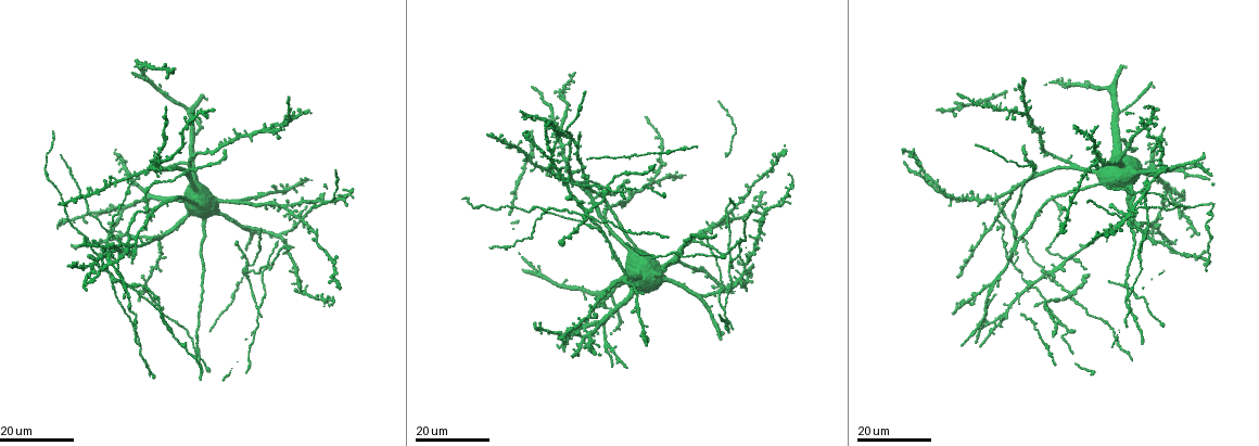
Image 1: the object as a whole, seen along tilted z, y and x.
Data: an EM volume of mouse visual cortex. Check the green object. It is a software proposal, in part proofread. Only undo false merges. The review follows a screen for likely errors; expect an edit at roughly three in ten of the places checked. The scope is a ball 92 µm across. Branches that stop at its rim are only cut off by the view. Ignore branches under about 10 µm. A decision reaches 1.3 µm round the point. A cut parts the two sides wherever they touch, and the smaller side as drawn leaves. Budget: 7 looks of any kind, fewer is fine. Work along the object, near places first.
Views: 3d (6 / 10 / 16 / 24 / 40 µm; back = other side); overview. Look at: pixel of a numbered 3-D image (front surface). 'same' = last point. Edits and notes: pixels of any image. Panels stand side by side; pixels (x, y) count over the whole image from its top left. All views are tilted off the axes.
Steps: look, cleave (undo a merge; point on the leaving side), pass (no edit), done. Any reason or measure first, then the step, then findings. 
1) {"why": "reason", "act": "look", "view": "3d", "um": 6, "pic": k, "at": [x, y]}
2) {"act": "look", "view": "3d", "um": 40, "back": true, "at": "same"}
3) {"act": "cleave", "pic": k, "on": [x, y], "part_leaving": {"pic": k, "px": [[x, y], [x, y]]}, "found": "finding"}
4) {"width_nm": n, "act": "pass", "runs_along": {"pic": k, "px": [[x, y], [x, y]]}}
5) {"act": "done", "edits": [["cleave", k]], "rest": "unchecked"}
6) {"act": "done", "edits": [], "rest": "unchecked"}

{"why": "three-way junction", "act": "look", "view": "3d", "um": 16, "pic": 1, "at": [1076, 188]}

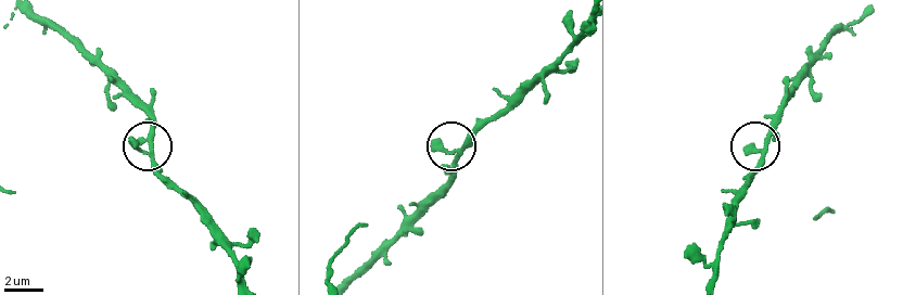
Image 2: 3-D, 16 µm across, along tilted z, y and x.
{"why": "closer look", "act": "look", "view": "3d", "um": 10, "pic": 2, "at": [449, 153]}

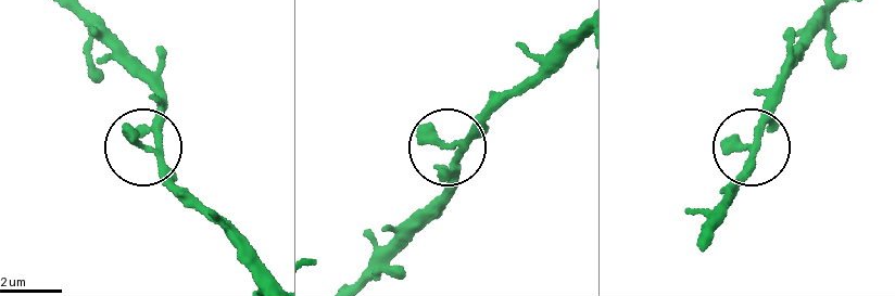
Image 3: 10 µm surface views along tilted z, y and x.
{"arms": 3, "act": "pass", "found": "one cell here"}

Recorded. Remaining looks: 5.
{"why": "small branch off a trunk", "act": "look", "view": "3d", "um": 16, "pic": 1, "at": [1140, 261]}

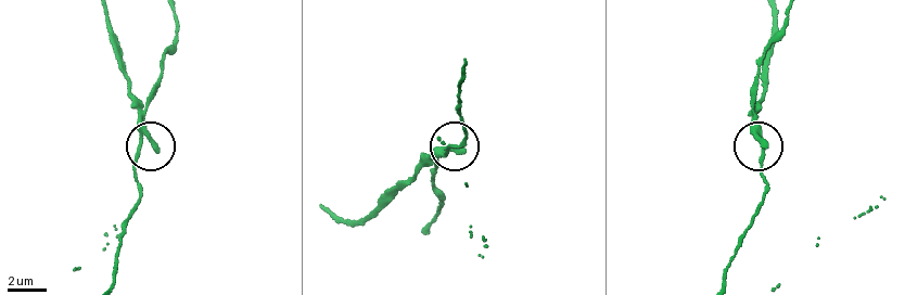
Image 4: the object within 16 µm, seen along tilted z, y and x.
{"act": "look", "view": "3d", "um": 10, "pic": 4, "at": [143, 137]}

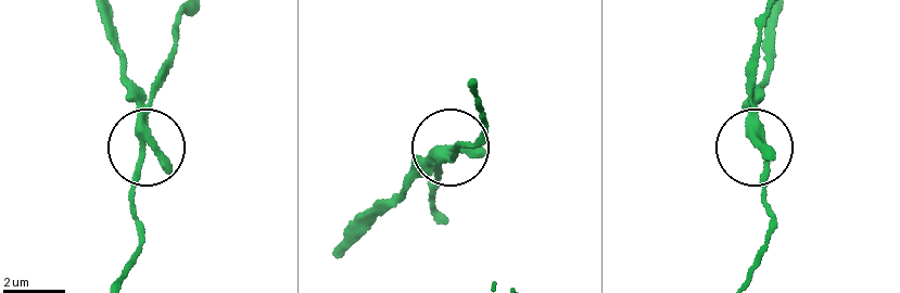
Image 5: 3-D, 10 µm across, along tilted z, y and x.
{"act": "cleave", "pic": 5, "on": [164, 168], "part_leaving": {"pic": 5, "px": [[139, 122], [138, 88], [113, 37], [113, 14]]}, "found": "a second cell is stuck on"}

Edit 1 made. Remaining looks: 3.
{"act": "look", "view": "overview"}

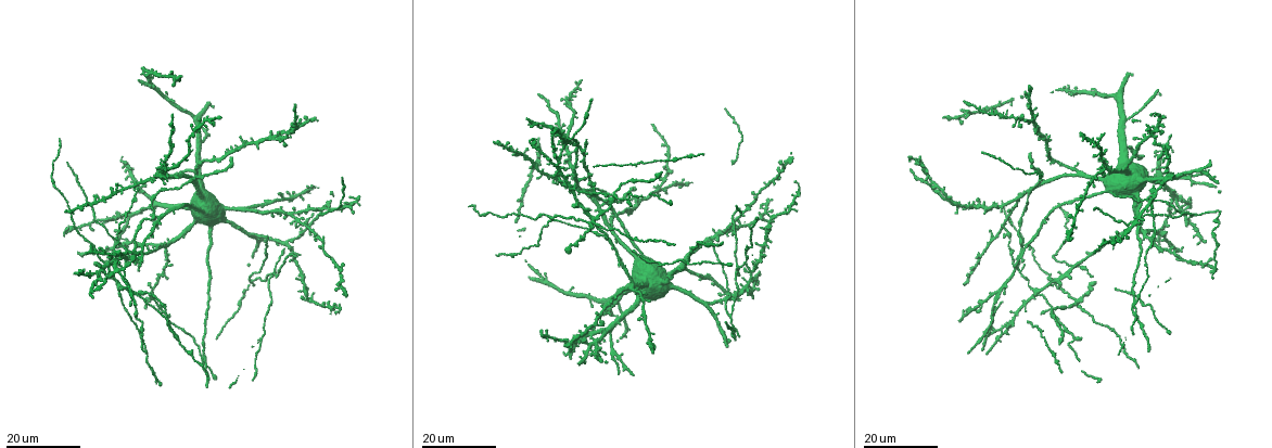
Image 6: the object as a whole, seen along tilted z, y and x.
{"why": "four-way junction", "act": "look", "view": "3d", "um": 24, "pic": 6, "at": [272, 139]}

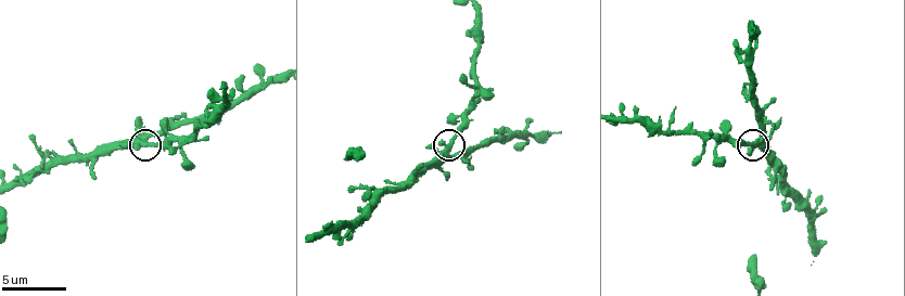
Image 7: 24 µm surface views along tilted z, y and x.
{"act": "look", "view": "3d", "um": 6, "pic": 7, "at": [447, 153]}

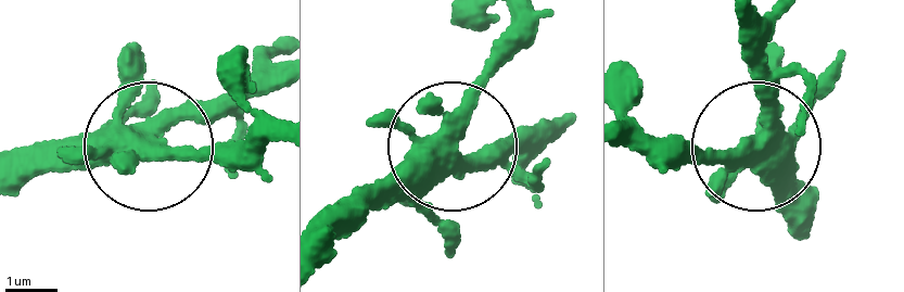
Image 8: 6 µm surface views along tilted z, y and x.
{"width_nm": 390, "act": "pass", "runs_along": {"pic": 8, "px": [[810, 226], [755, 148], [769, 103], [767, 28]]}, "found": "one cell here"}

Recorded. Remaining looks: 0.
{"act": "done", "edits": [["cleave", 5]], "rest": "unchecked"}

